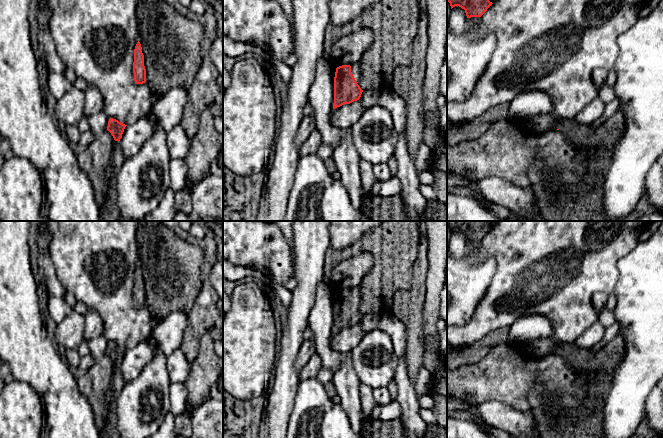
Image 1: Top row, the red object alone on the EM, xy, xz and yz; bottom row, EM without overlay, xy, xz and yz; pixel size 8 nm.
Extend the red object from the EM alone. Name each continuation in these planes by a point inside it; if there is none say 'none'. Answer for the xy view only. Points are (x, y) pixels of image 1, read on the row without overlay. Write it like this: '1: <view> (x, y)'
1: xy (109, 429)

